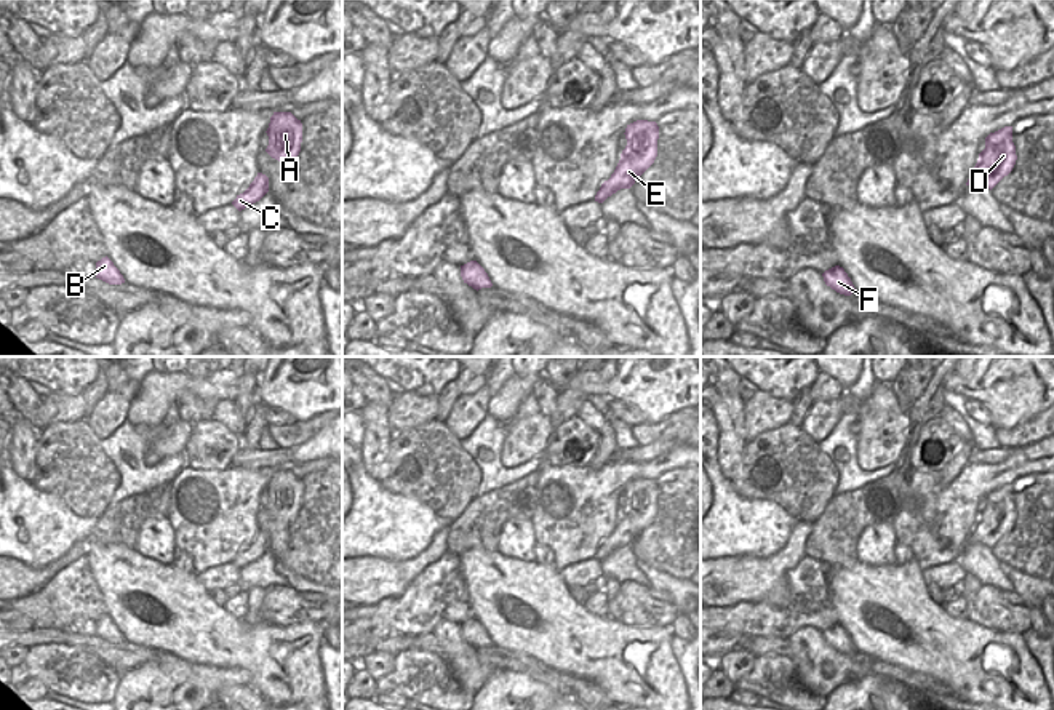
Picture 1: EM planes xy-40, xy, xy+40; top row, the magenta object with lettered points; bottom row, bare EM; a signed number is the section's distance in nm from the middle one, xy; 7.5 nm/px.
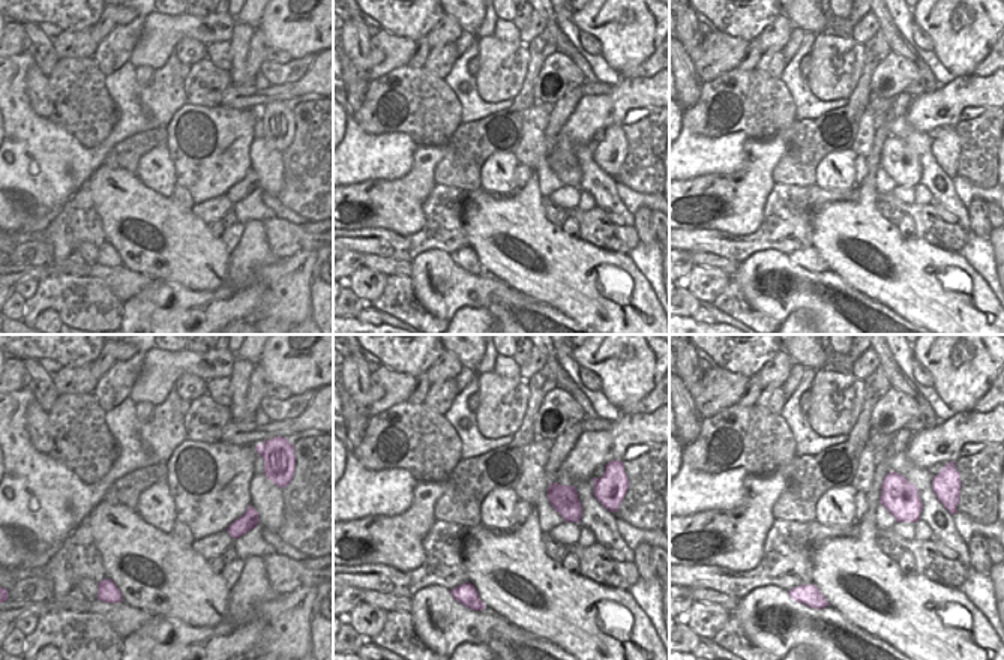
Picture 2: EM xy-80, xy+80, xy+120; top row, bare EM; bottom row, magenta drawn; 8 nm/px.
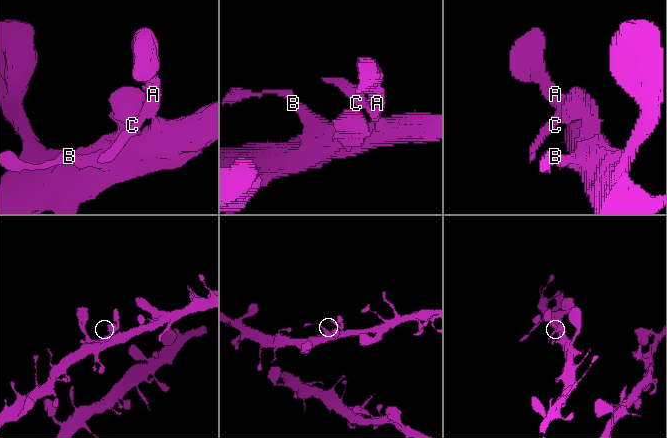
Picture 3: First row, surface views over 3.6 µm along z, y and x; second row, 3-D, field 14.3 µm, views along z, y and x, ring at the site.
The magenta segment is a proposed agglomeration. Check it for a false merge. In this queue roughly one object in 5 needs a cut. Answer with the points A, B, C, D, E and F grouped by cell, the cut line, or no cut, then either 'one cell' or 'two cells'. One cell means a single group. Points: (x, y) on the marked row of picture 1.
A B C D E F | no cut | one cell

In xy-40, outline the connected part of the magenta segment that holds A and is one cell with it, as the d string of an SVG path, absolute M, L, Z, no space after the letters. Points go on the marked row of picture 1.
M273 112L267 128L269 146L265 152L289 166L301 152L302 123L291 112Z

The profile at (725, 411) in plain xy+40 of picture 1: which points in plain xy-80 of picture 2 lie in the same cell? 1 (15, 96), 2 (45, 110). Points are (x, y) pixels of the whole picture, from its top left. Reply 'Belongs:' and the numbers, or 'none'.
Belongs: 2

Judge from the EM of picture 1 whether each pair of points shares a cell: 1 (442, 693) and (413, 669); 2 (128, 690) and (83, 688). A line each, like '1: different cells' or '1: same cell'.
1: same cell
2: different cells

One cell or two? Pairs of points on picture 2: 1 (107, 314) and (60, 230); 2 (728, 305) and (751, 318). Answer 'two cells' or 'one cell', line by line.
1: one cell
2: one cell

